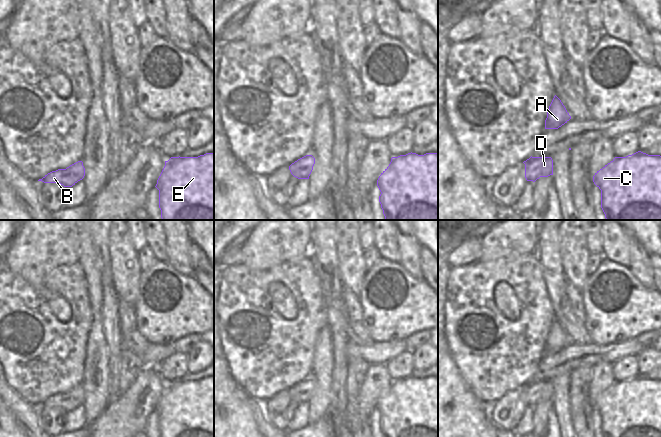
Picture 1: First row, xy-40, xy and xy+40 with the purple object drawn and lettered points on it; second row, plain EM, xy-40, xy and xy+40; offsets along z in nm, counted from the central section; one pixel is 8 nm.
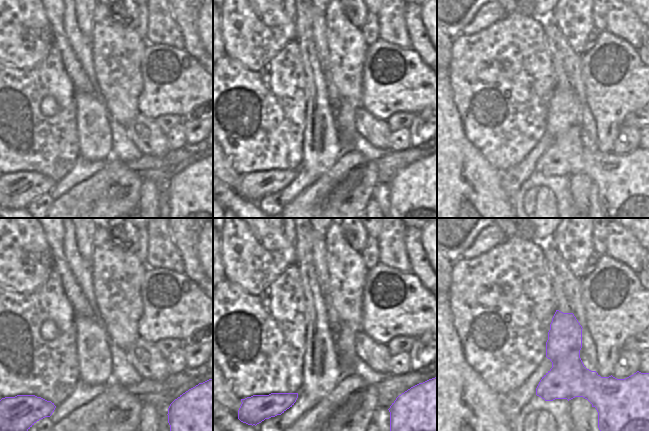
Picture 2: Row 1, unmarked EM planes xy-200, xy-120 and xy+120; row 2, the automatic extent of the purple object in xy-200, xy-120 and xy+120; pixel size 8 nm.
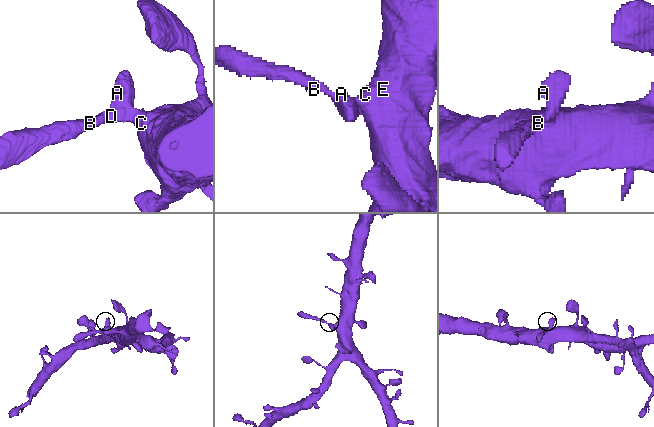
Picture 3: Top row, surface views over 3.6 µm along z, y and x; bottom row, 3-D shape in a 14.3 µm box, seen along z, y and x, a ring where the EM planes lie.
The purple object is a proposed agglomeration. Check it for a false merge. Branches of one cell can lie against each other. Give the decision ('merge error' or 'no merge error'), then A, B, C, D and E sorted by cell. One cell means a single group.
no merge error; groups A B C D E

